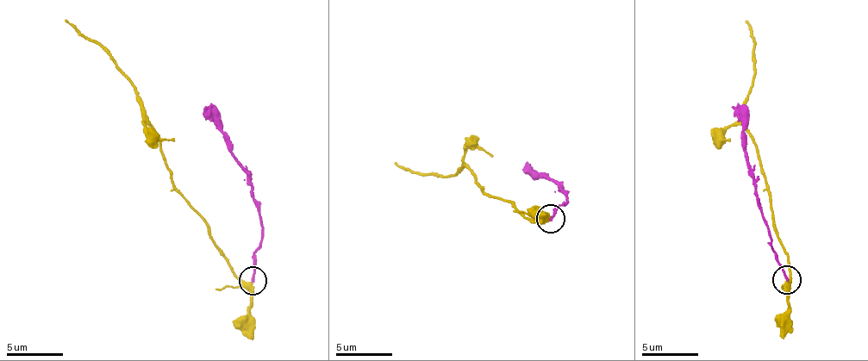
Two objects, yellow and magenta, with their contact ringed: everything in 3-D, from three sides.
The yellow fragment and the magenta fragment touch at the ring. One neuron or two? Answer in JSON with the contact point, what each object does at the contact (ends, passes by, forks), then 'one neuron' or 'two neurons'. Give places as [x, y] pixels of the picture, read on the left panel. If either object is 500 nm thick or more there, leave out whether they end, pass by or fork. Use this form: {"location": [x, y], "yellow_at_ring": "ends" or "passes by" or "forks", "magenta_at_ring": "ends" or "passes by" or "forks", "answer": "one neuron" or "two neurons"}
{"location": [252, 280], "yellow_at_ring": "forks", "magenta_at_ring": "ends", "answer": "two neurons"}

